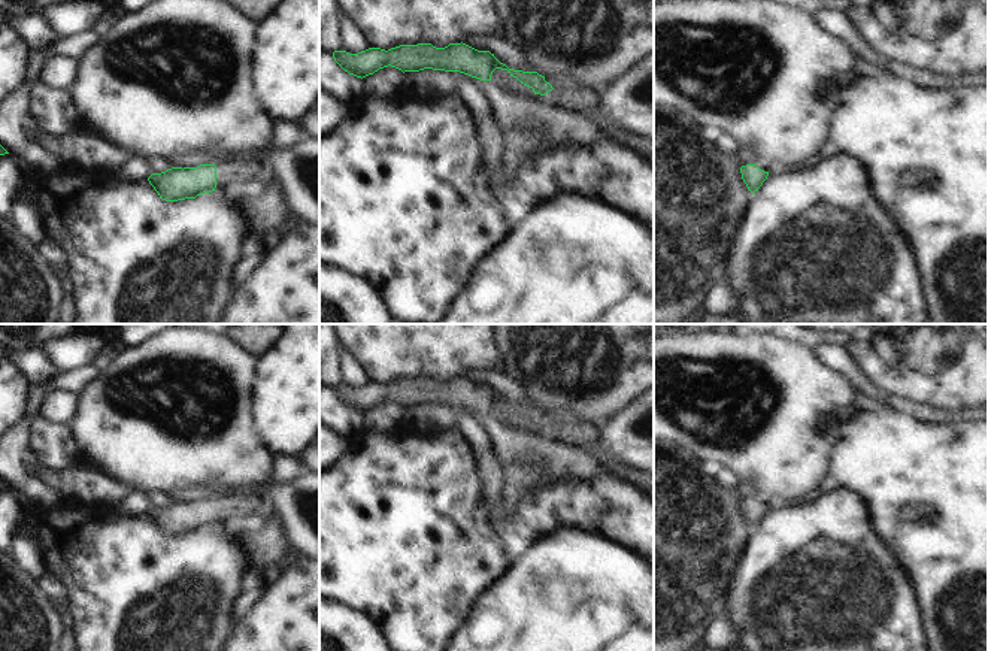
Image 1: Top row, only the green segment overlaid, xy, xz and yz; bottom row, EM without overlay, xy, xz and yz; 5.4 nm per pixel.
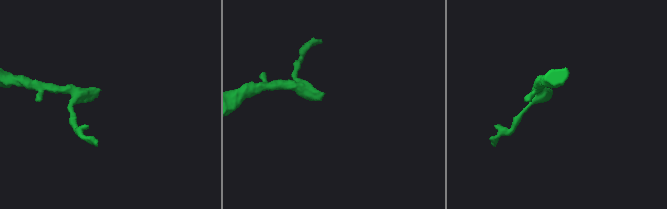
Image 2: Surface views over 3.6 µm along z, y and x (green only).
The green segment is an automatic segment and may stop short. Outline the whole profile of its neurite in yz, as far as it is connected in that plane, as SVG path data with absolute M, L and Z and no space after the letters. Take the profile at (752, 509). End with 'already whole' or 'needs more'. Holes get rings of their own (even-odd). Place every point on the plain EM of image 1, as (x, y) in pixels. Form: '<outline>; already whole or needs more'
M758 494L755 499L742 500L740 508L748 524L754 529L767 514L769 500Z; needs more

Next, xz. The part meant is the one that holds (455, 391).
M431 378L400 379L388 385L369 382L358 388L334 385L334 396L349 409L366 412L384 402L395 402L404 406L419 406L424 403L460 406L481 415L491 415L495 403L507 405L510 411L530 421L534 429L540 429L545 437L551 437L573 448L588 443L597 437L598 424L584 421L554 423L537 406L522 406L509 403L500 397L490 385L478 385L466 378L449 378L436 382Z; needs more

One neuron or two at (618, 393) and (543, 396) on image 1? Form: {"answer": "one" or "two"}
{"answer": "one"}

